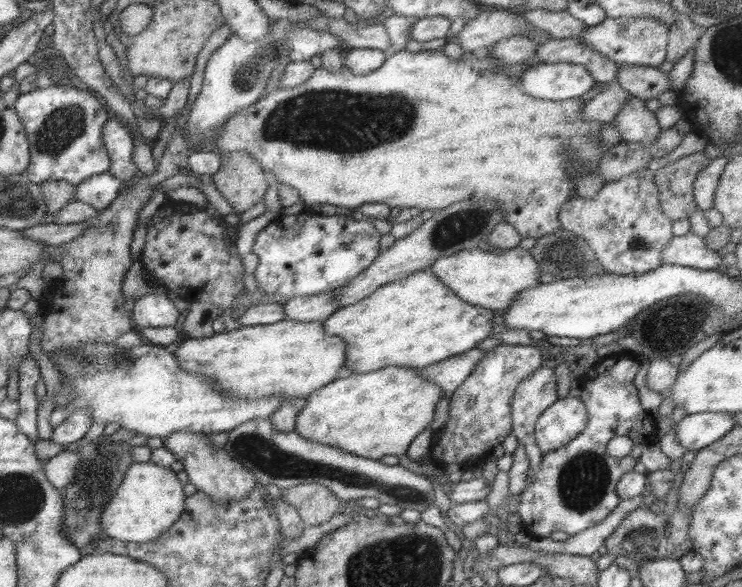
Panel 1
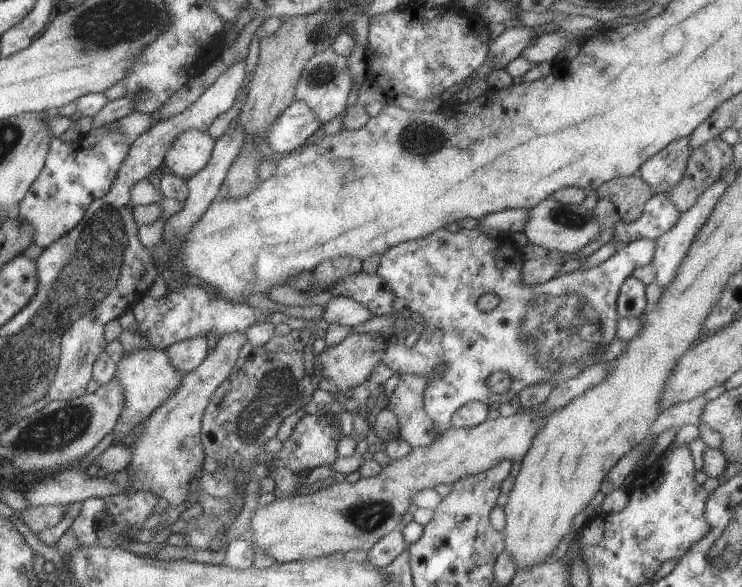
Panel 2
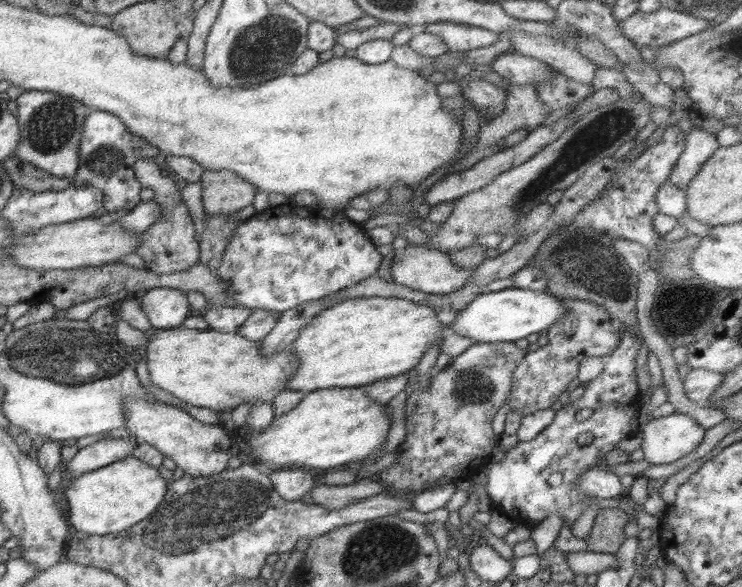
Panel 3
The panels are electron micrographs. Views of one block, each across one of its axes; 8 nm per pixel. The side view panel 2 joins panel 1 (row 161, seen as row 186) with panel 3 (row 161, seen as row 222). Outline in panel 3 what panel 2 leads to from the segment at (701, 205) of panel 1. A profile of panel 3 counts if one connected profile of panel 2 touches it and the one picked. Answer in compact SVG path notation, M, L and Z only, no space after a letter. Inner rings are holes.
M694 126L684 134L683 154L679 156L673 169L669 171L669 180L680 189L685 189L690 178L701 169L703 162L719 147L717 139L709 129Z

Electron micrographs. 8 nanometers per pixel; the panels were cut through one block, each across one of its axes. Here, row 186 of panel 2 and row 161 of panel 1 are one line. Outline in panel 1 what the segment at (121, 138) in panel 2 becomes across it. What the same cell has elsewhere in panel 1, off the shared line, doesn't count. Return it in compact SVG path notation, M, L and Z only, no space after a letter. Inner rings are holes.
M47 86L18 94L14 100L14 109L22 122L29 142L29 162L25 167L24 175L29 182L41 184L49 179L62 180L69 184L79 184L92 174L101 174L109 168L110 159L101 141L101 127L112 117L106 108L104 100L84 87Z

